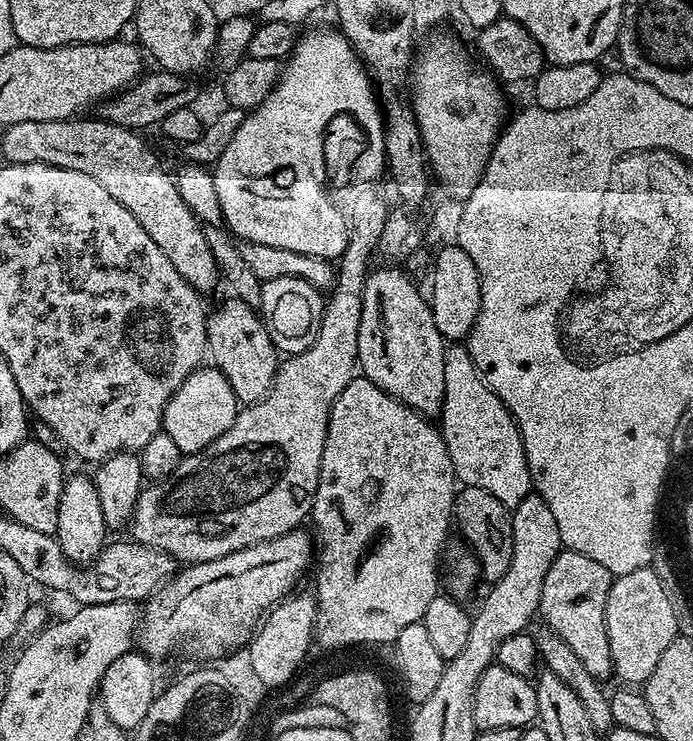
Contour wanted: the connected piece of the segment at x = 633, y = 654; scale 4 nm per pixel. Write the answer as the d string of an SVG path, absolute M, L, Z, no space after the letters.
M651 567L615 577L606 598L606 634L610 638L610 658L615 679L628 686L647 684L666 646L677 638L676 612L659 576Z

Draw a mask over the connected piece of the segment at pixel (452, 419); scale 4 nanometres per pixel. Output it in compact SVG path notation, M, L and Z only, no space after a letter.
M456 342L444 353L446 362L446 390L444 405L438 417L438 427L444 435L446 450L450 450L450 462L454 462L457 481L464 486L478 486L478 490L486 490L486 494L494 494L498 502L513 509L522 502L532 491L530 466L526 462L526 450L520 437L516 420L509 414L508 407L488 388L480 371L474 366L474 358L470 358L467 347Z

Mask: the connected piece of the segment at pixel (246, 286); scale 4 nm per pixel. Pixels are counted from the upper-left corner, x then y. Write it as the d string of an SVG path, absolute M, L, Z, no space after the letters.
M185 163L184 168L175 169L174 179L178 186L178 194L182 194L182 202L186 202L186 206L195 214L197 220L205 227L206 242L210 242L210 250L214 254L214 262L220 271L220 280L228 283L228 288L233 297L247 304L256 306L260 303L260 285L262 281L254 274L254 270L250 270L250 266L246 266L246 262L242 259L237 243L233 237L229 235L223 227L211 228L210 224L220 224L222 217L220 207L218 206L218 190L214 190L214 178L212 172L207 167L199 164Z

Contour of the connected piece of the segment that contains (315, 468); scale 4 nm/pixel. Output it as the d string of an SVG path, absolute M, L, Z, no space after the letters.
M387 183L357 191L346 205L348 245L340 255L333 296L327 297L314 346L310 346L310 350L302 350L302 354L287 357L276 369L271 390L256 403L241 407L226 434L214 438L214 442L200 452L185 455L180 465L163 480L141 488L130 525L130 536L135 543L162 550L185 565L201 564L297 531L303 525L300 523L311 517L330 410L338 394L342 394L342 390L346 390L346 386L350 386L350 382L358 376L358 322L362 322L362 296L370 268L368 263L372 255L377 255L382 229L386 227L398 200L395 183Z

